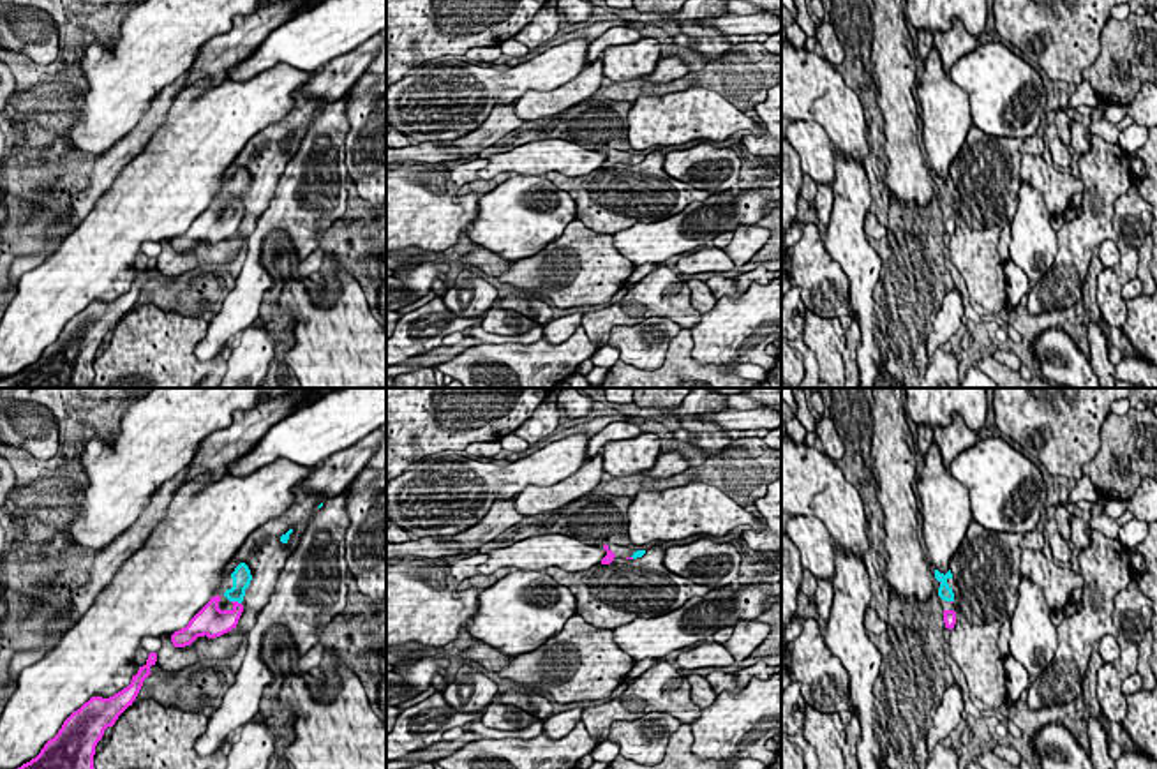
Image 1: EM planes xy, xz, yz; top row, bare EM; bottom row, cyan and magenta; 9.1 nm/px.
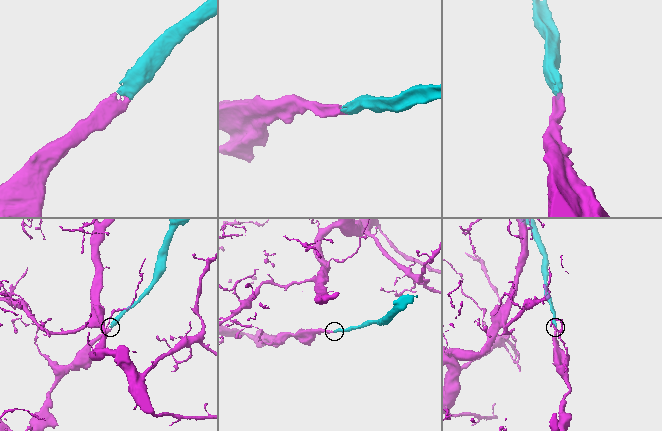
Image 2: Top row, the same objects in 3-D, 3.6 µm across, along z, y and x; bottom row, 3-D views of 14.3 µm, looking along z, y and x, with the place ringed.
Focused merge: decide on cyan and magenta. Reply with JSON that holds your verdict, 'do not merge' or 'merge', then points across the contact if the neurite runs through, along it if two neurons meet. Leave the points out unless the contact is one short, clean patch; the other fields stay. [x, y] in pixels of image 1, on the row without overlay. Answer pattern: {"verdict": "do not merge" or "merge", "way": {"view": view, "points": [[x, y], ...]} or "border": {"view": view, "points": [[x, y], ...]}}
{"verdict": "merge", "way": {"view": "xy", "points": [[242, 182], [237, 205], [237, 214], [219, 226]]}}

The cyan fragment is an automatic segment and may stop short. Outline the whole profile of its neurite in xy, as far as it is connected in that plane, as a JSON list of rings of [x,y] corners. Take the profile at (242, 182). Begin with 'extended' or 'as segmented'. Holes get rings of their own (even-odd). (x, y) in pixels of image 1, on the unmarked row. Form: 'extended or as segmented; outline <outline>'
extended; outline [[[240,168],[231,178],[233,192],[226,194],[224,201],[233,208],[231,215],[220,215],[220,201],[210,203],[210,206],[189,226],[189,229],[171,240],[175,252],[190,250],[198,242],[215,243],[233,233],[243,217],[243,201],[249,192],[252,180],[245,168]]]

